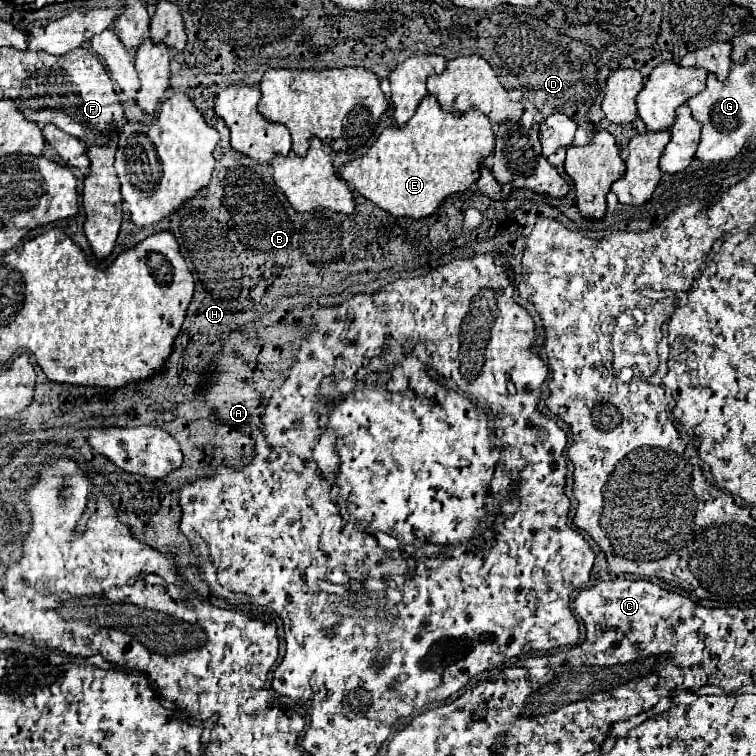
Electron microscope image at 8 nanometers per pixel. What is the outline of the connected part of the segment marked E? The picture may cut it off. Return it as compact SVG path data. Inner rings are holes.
M428 94L406 126L386 126L366 154L342 164L338 174L392 216L422 218L432 214L450 194L468 190L478 180L478 168L492 148L494 130L482 112L468 108L456 116L456 112L442 110L440 102Z

